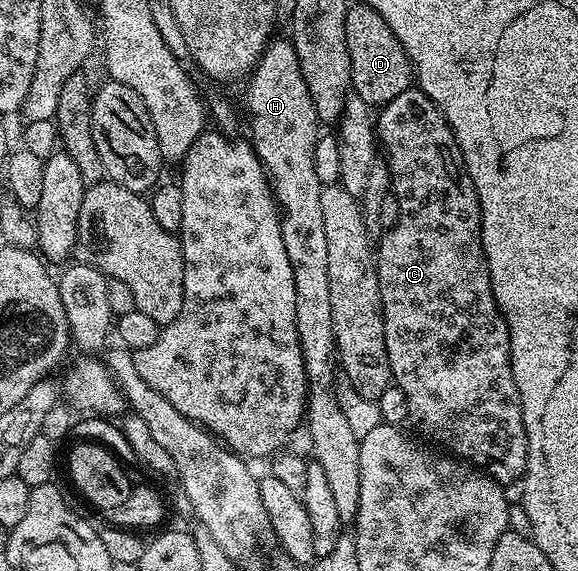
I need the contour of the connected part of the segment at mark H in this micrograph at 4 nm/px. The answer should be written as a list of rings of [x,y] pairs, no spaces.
[[[271,39],[258,63],[254,65],[250,78],[250,93],[246,96],[246,104],[250,107],[249,139],[262,160],[267,177],[272,181],[272,191],[282,218],[284,250],[288,254],[288,262],[292,262],[292,278],[296,282],[296,326],[308,385],[304,405],[304,431],[308,437],[308,448],[314,451],[313,463],[320,465],[324,470],[342,523],[350,526],[353,525],[360,504],[360,437],[352,434],[352,426],[348,426],[348,418],[344,418],[340,410],[336,379],[334,380],[336,349],[332,326],[332,297],[328,295],[328,242],[324,235],[324,214],[320,210],[320,194],[324,186],[316,178],[314,165],[320,121],[316,108],[312,106],[312,94],[308,94],[308,86],[300,70],[298,55],[289,39]]]

